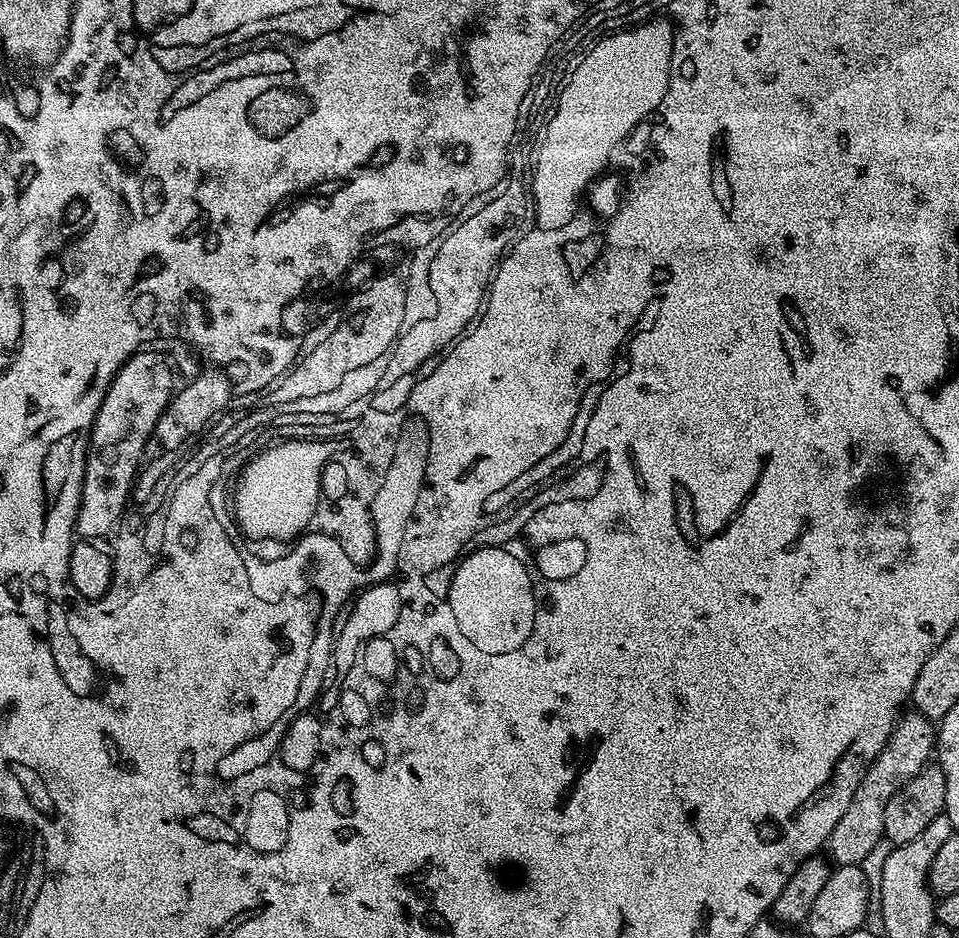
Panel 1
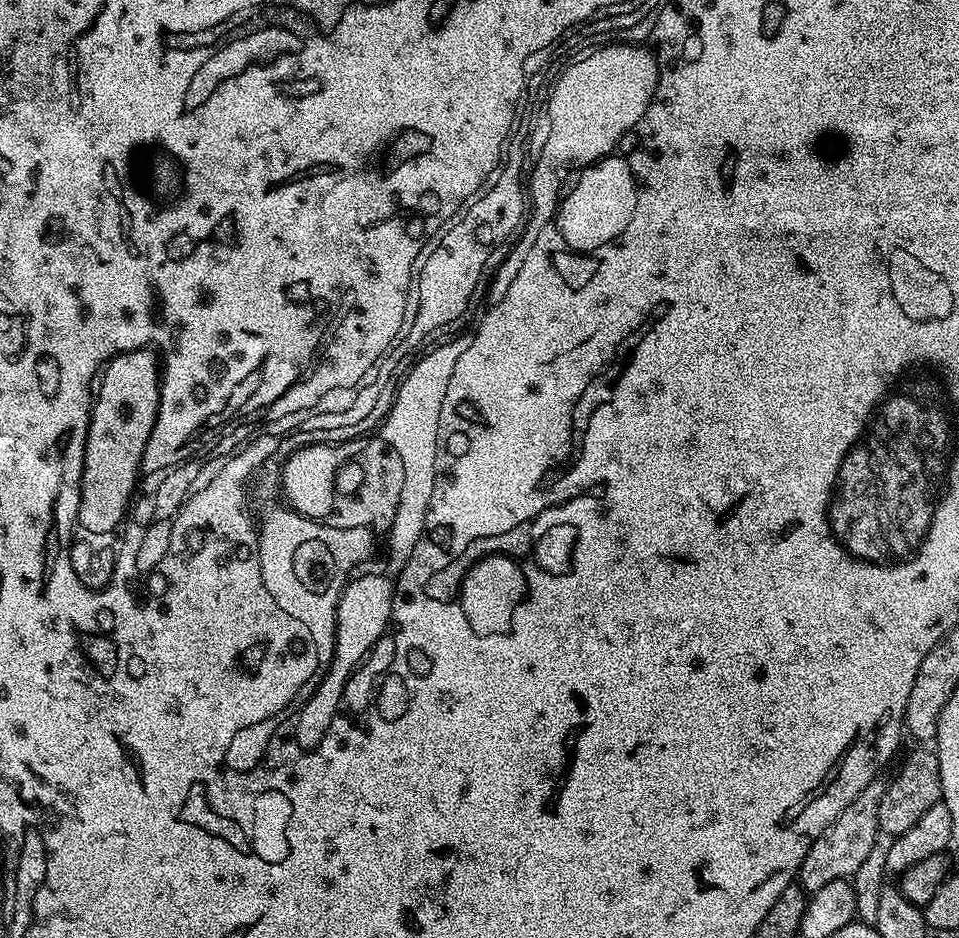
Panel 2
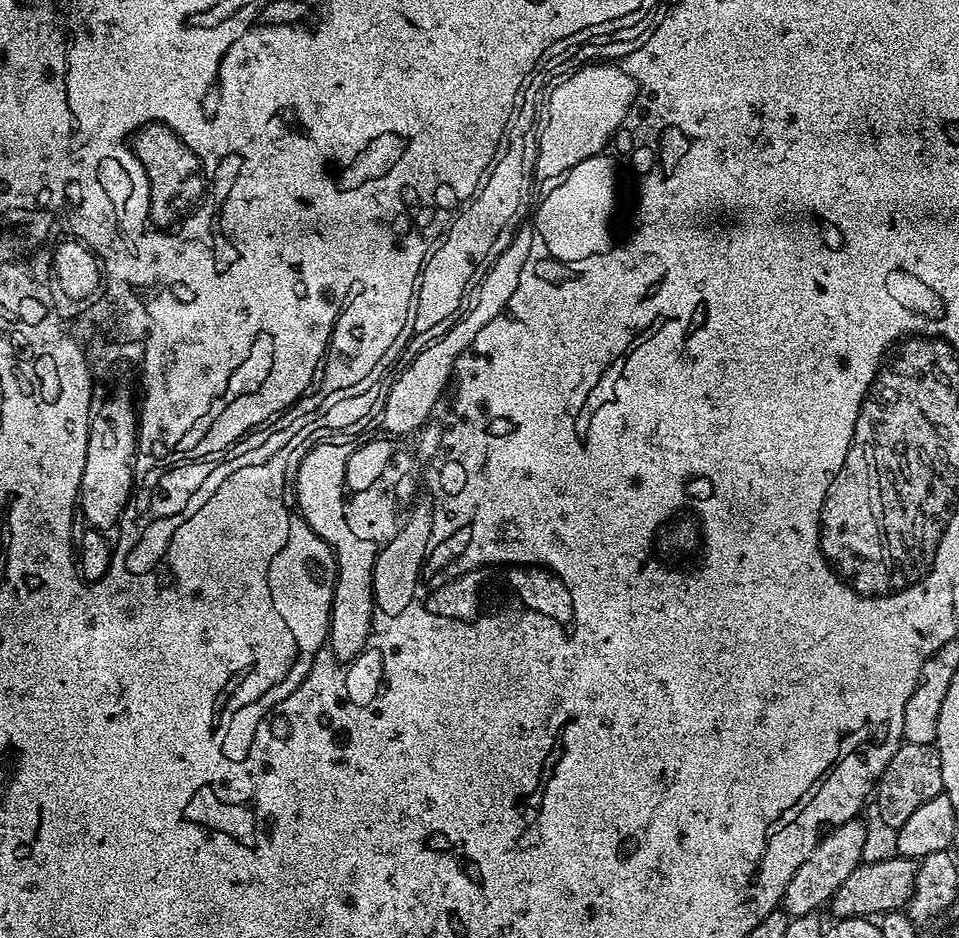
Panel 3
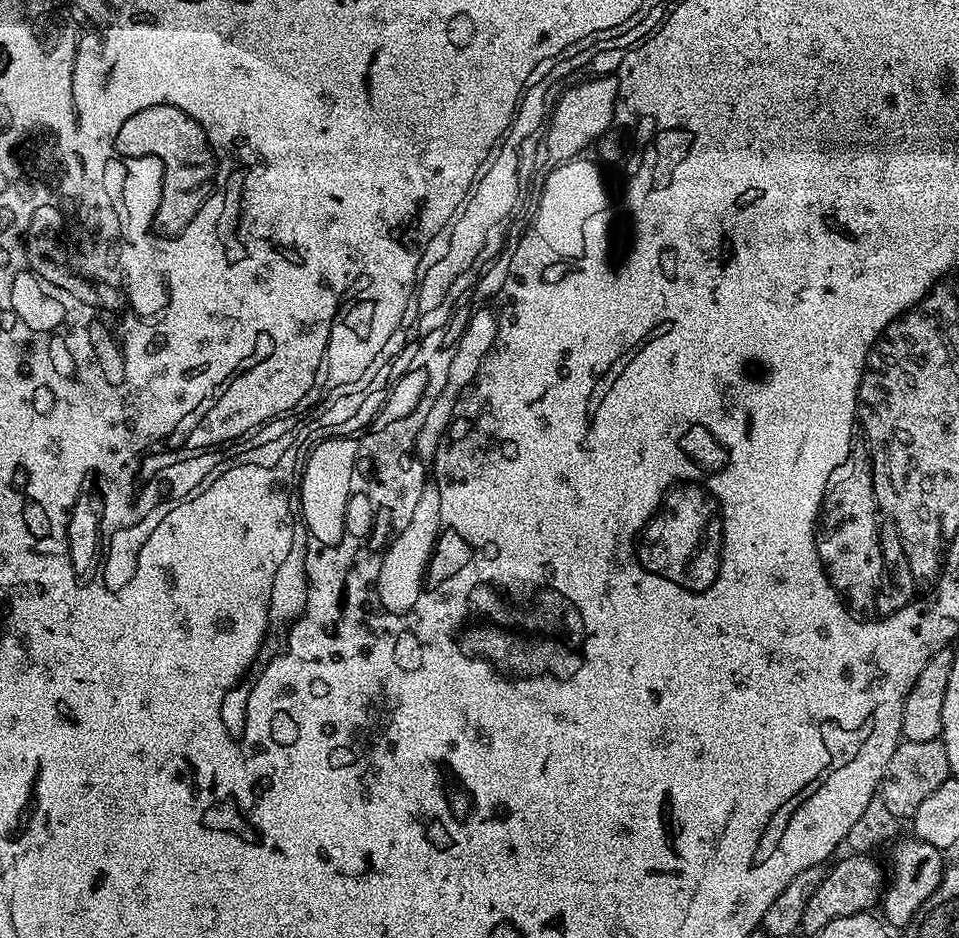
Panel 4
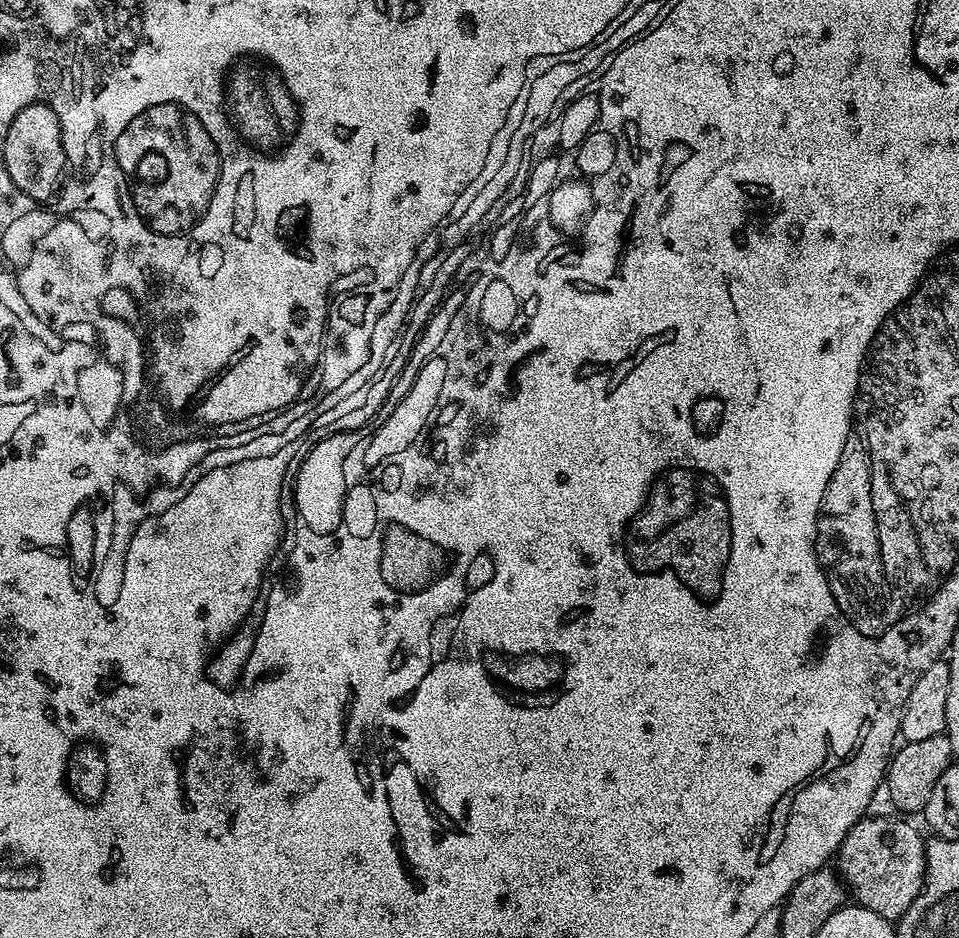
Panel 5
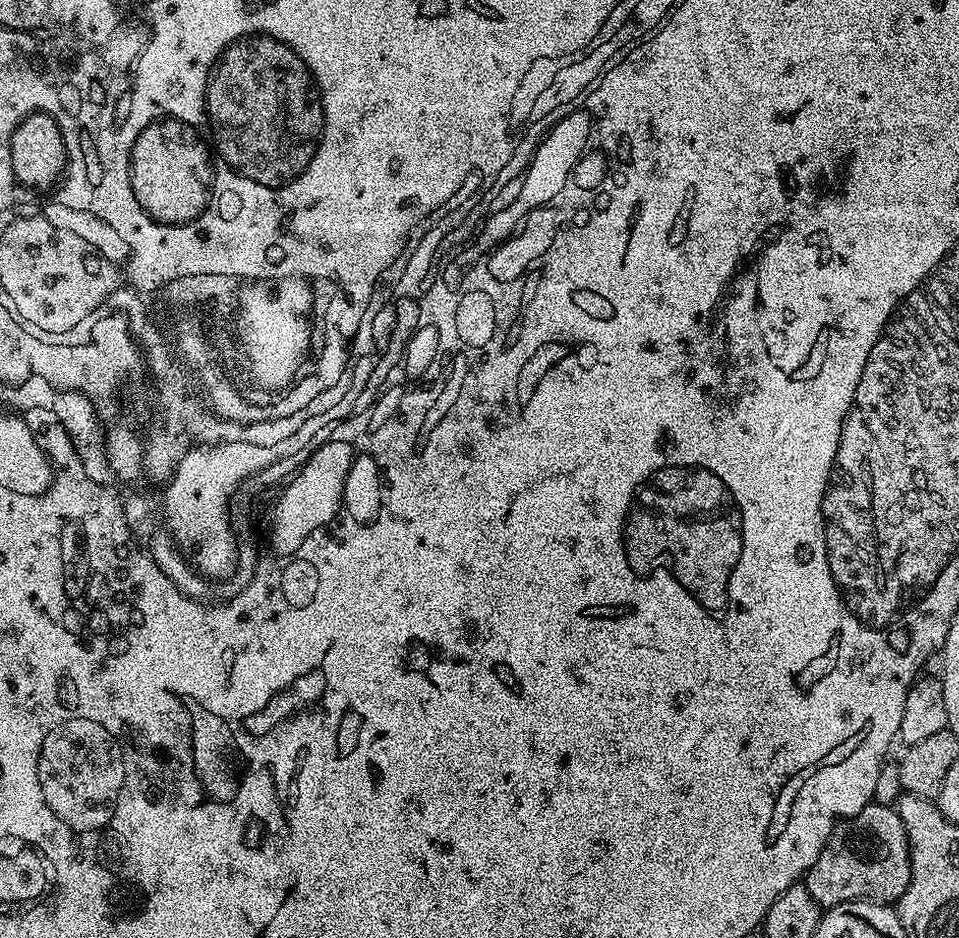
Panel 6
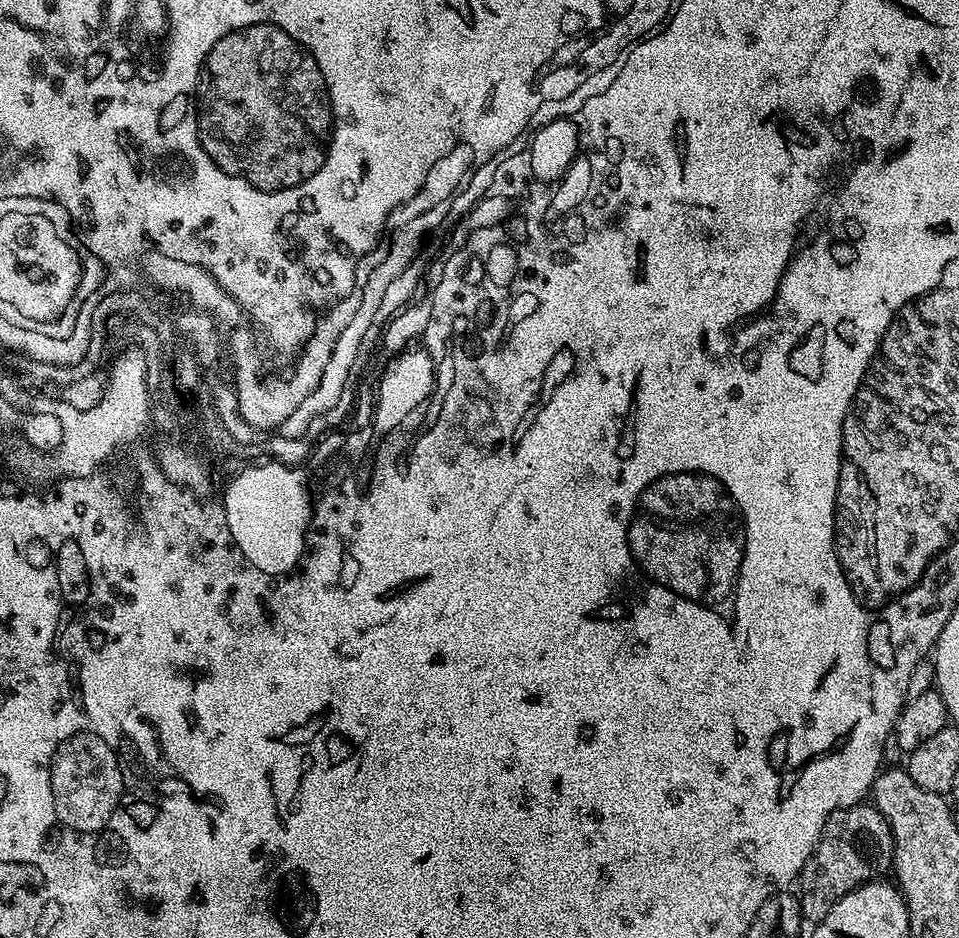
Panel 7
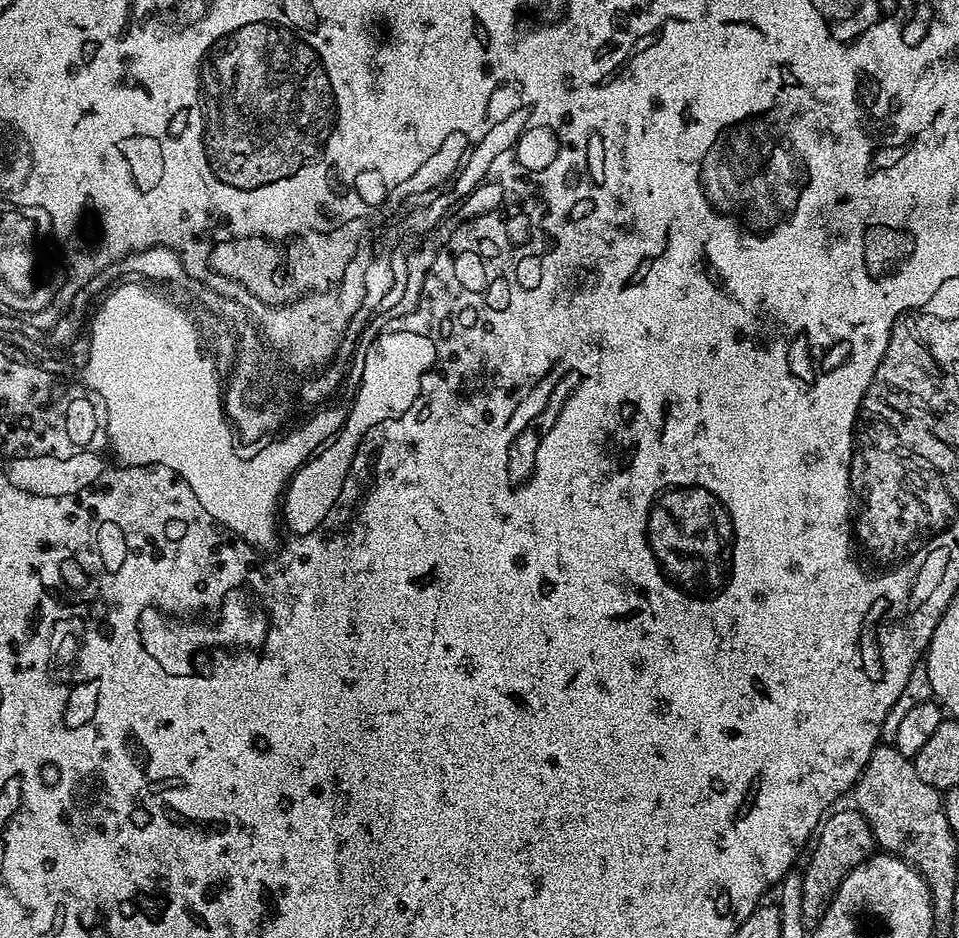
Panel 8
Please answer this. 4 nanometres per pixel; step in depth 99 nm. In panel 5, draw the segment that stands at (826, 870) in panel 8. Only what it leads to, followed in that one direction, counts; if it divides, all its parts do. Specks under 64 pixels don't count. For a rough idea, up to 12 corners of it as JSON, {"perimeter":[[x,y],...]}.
{"perimeter":[[865,815],[838,853],[855,903],[890,922],[924,885],[926,840]]}

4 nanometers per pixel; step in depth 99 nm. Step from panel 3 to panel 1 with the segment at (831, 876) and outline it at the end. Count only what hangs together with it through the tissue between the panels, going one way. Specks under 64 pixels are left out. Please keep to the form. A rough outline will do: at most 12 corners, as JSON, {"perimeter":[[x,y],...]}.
{"perimeter":[[908,710],[828,836],[833,865],[884,838],[886,802],[933,759],[937,725]]}

